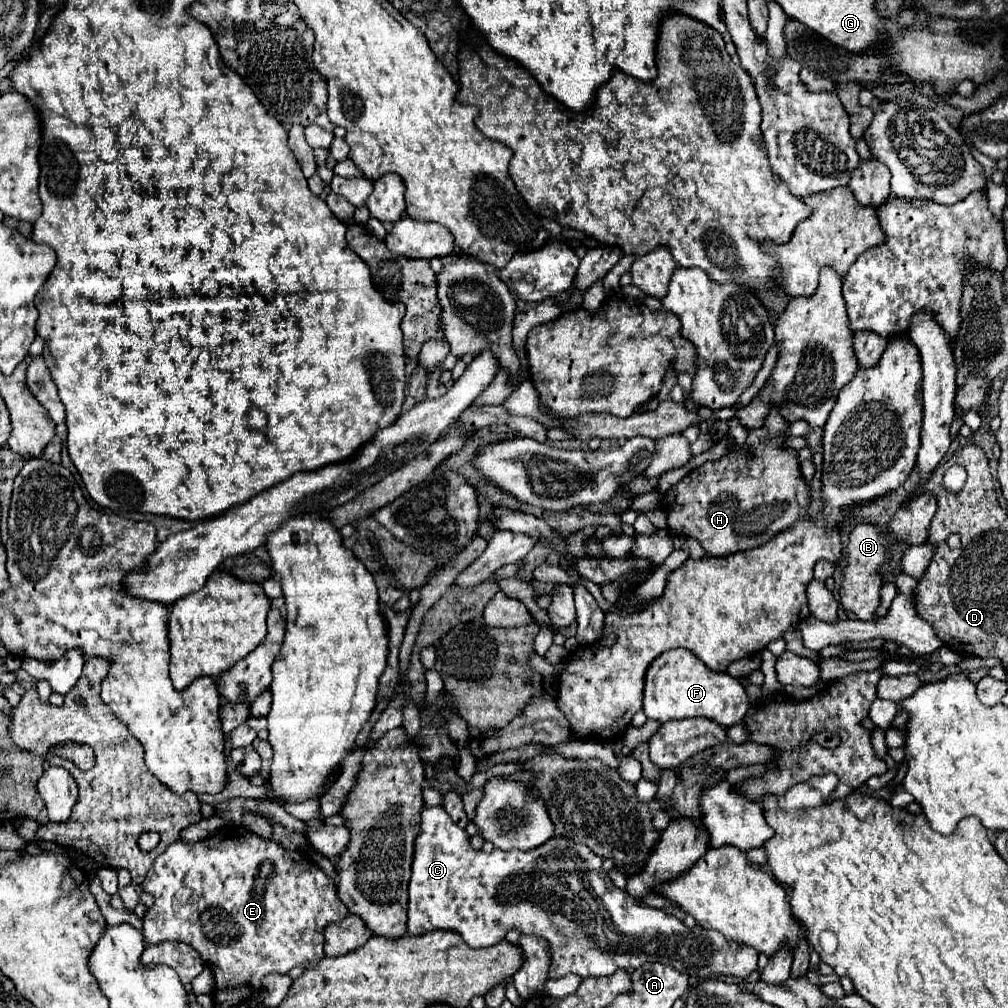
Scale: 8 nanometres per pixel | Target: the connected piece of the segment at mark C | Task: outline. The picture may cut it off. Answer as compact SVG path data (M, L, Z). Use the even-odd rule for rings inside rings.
M425 807L421 813L421 833L415 841L413 875L409 881L407 931L411 935L423 935L433 929L449 929L461 933L467 945L479 949L503 941L509 927L517 927L521 933L541 935L551 943L551 979L559 979L567 973L581 977L605 977L613 975L617 969L633 971L643 963L659 961L681 973L685 971L691 985L695 985L695 979L707 981L715 977L743 981L757 969L755 949L739 945L737 941L727 941L723 933L715 933L699 925L689 929L677 917L663 913L661 909L641 905L637 899L617 889L611 879L607 879L601 865L603 861L589 847L557 835L531 851L475 851L465 829L457 827L443 807Z

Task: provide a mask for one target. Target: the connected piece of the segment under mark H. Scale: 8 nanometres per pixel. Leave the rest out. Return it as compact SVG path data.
M773 407L761 429L749 429L745 449L737 445L713 463L703 463L665 493L669 529L675 535L693 537L715 557L759 547L777 533L807 517L809 487L805 485L797 451L783 449L781 433L787 427Z

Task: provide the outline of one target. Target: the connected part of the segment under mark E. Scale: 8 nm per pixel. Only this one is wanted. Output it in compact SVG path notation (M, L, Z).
M229 825L215 835L197 843L175 843L161 853L145 881L143 891L153 895L155 903L143 917L145 941L181 941L193 945L201 959L215 973L217 1005L239 1005L261 989L261 979L269 973L287 975L293 967L315 967L323 955L323 931L329 923L349 915L337 897L337 887L319 865L299 853L299 861L291 861L291 853L277 843L261 839L245 827Z

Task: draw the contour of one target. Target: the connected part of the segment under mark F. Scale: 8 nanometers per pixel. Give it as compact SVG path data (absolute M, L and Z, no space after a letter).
M671 649L659 655L659 659L651 663L645 675L643 711L649 719L657 719L661 723L685 717L705 717L717 721L721 727L731 727L741 723L749 705L749 697L739 679L731 677L729 673L707 669L687 649Z

